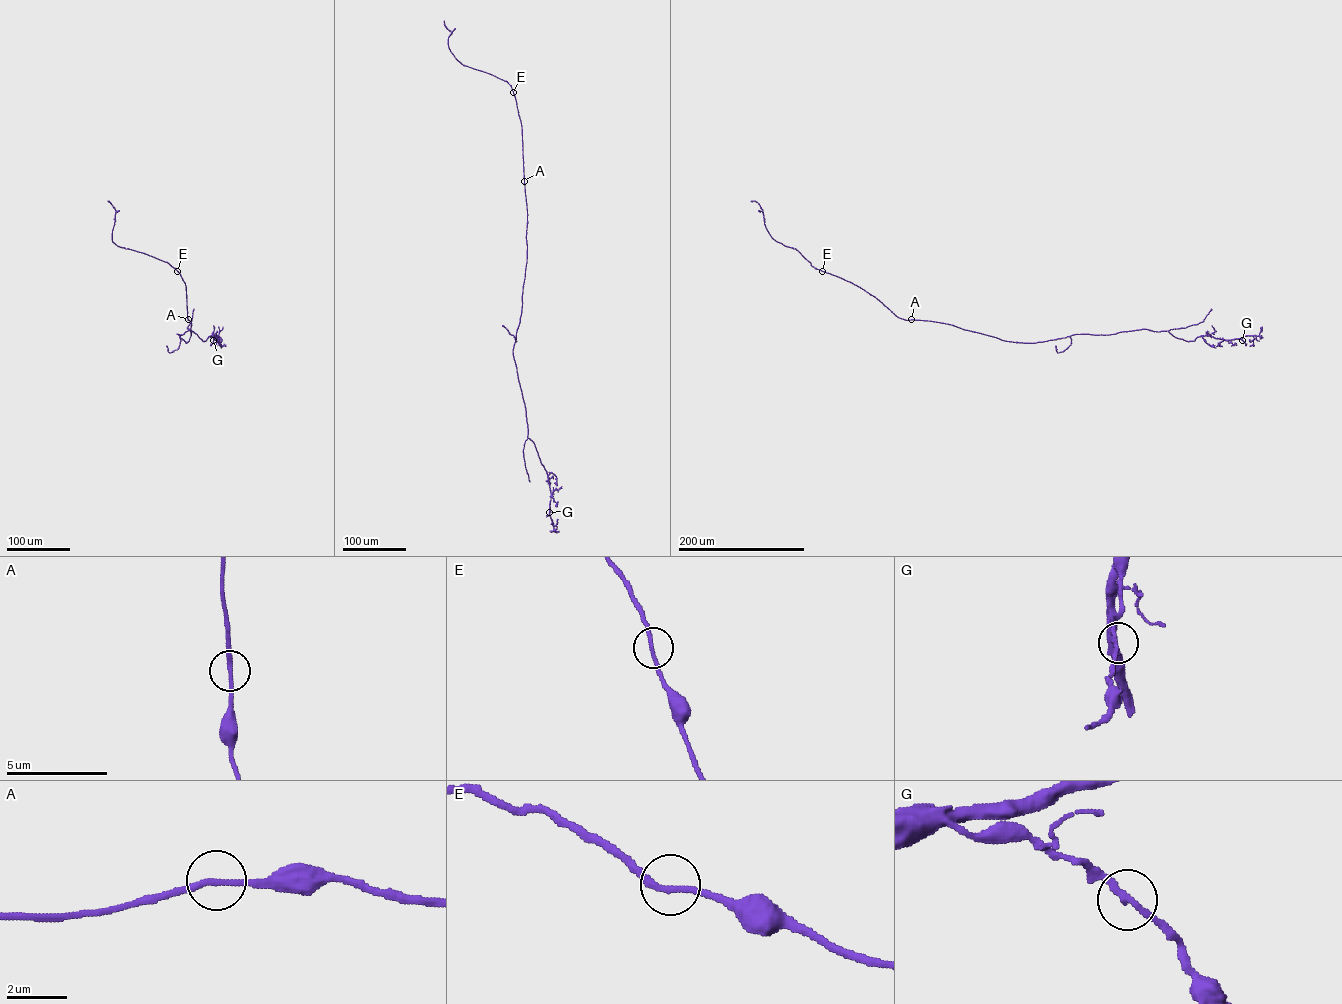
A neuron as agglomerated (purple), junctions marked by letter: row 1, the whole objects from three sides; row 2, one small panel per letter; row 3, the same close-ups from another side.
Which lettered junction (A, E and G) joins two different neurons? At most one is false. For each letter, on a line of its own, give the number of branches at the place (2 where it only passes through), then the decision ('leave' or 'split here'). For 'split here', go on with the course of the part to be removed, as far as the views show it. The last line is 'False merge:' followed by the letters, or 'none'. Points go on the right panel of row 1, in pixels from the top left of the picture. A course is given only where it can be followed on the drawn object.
A: 2 branches meet; leave
E: 2 branches meet; leave
G: 2 branches meet; leave
False merge: none

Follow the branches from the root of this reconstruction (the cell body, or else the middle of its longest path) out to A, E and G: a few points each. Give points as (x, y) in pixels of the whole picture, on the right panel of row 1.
A: (975, 332), (943, 323), (911, 319)
E: (975, 332), (943, 323), (900, 318), (859, 287), (822, 271)
G: (975, 332), (1024, 343), (1076, 334), (1105, 335), (1143, 329), (1167, 331), (1188, 341), (1205, 335), (1242, 340)

